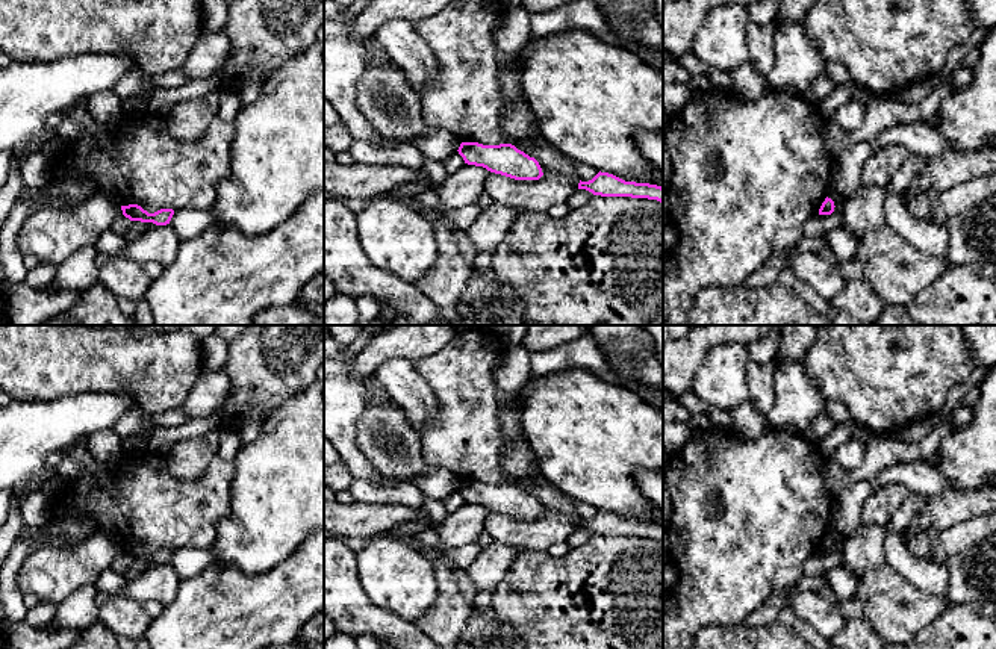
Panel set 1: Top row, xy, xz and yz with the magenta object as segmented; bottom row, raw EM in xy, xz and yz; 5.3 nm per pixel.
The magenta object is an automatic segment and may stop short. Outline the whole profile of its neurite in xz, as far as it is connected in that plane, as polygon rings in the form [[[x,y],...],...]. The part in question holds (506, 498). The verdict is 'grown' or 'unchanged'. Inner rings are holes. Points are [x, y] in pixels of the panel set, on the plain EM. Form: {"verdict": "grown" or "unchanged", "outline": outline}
{"verdict": "unchanged", "outline": [[[462,481],[457,490],[465,502],[483,505],[515,519],[539,519],[543,514],[539,501],[512,483]]]}

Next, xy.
{"verdict": "unchanged", "outline": [[[138,543],[121,545],[121,549],[123,549],[123,554],[130,560],[153,561],[156,564],[170,563],[174,554],[173,548],[160,548],[154,552],[148,552]]]}

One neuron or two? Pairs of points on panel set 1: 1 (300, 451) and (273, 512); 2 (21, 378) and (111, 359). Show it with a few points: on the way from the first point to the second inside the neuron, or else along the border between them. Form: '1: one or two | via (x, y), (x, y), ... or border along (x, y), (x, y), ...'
1: one | via (300, 466), (300, 472), (279, 496)
2: one | via (44, 359), (88, 359)

